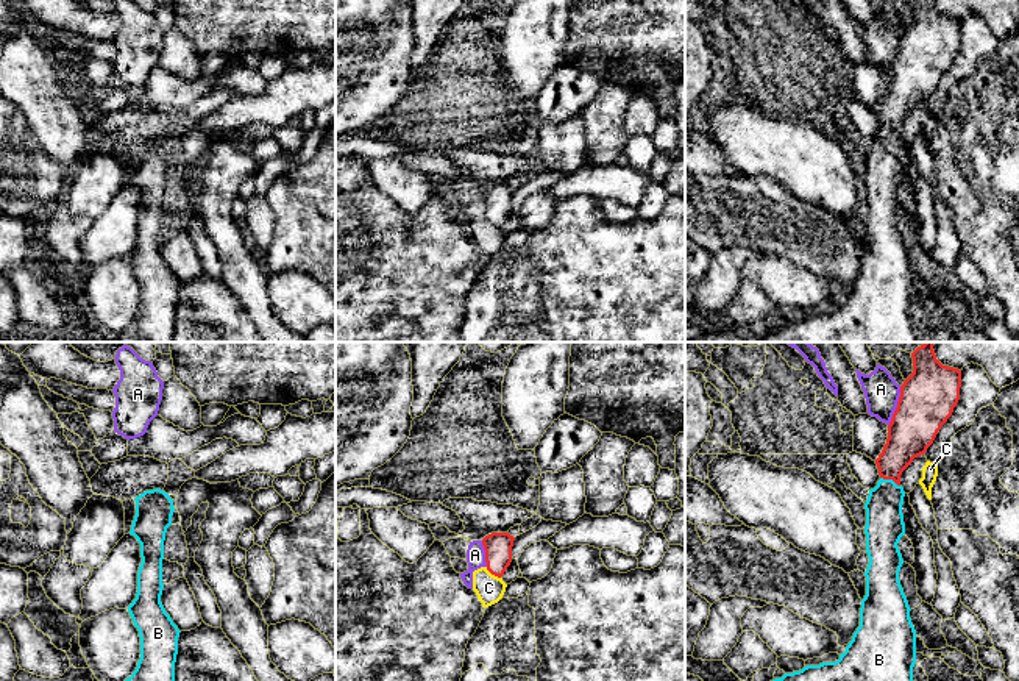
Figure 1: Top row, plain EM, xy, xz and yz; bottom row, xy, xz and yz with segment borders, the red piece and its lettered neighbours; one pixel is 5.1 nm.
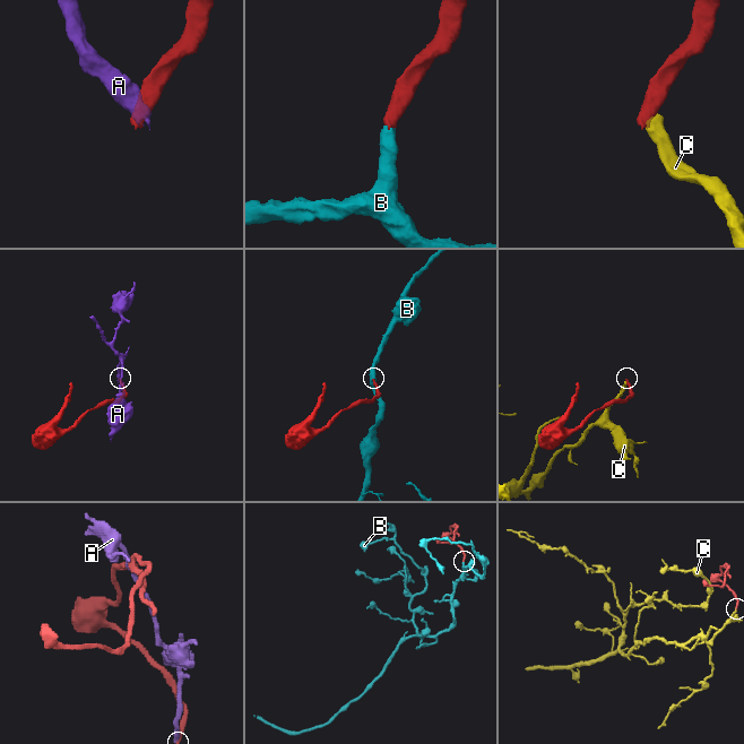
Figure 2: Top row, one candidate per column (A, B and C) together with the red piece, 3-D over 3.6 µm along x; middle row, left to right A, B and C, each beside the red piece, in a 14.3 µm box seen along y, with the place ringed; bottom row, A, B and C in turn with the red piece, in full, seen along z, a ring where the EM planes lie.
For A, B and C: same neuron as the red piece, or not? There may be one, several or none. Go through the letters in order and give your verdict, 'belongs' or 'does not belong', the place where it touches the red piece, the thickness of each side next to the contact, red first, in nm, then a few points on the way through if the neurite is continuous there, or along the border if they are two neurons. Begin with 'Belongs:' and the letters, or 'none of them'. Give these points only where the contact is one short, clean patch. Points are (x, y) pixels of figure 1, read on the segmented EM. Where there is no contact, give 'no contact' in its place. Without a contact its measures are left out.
Belongs: B
A: does not belong; meets red in yz at (898, 406); 280 nm thick on the red side, 180 nm on the other
B: belongs; meets red in yz at (890, 478); 220 nm thick on the red side, 200 nm on the other; runs through yz (910, 434), (890, 464), (890, 478), (885, 500), (885, 527)
C: does not belong; meets red in xz at (493, 574); 140 nm thick on the red side, 140 nm on the other; border along xz (486, 567), (500, 578)

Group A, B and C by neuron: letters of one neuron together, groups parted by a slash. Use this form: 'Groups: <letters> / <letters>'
Groups: A C / B

